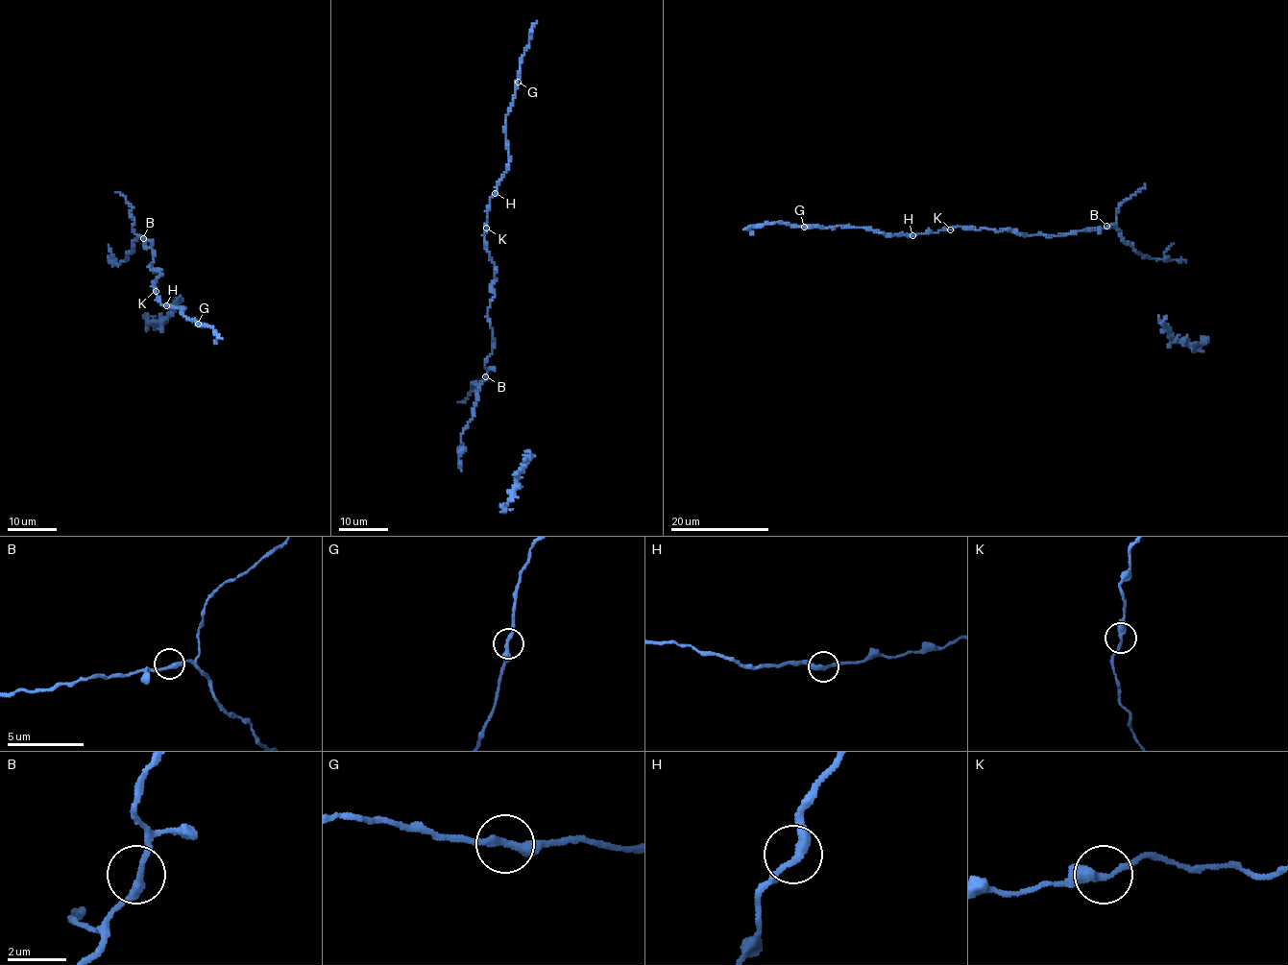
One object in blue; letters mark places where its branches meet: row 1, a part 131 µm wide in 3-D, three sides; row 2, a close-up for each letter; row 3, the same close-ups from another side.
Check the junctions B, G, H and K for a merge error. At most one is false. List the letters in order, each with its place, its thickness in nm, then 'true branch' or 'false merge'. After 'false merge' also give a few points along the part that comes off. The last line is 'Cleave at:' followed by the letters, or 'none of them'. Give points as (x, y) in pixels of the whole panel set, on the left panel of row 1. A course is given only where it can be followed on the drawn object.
B: (143, 238) | 260 nm | true branch
G: (198, 324) | 280 nm | false merge | (198, 324), (214, 327), (219, 336), (215, 343)
H: (166, 305) | 280 nm | true branch
K: (156, 291) | 320 nm | true branch
Cleave at: G

